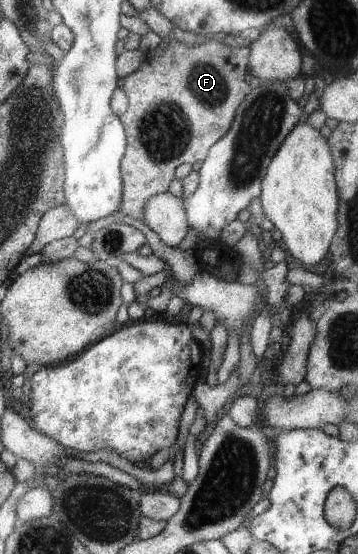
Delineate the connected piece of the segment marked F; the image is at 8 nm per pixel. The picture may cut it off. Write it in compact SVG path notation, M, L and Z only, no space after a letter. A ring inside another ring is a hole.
M170 37L160 55L149 53L136 71L117 78L117 87L127 97L126 111L119 117L126 134L126 147L119 163L122 191L117 211L132 217L134 221L143 221L144 203L152 195L168 189L170 181L174 179L174 169L181 163L202 161L210 146L228 131L236 108L251 90L248 83L248 54L249 46L226 46L215 37L194 47Z

